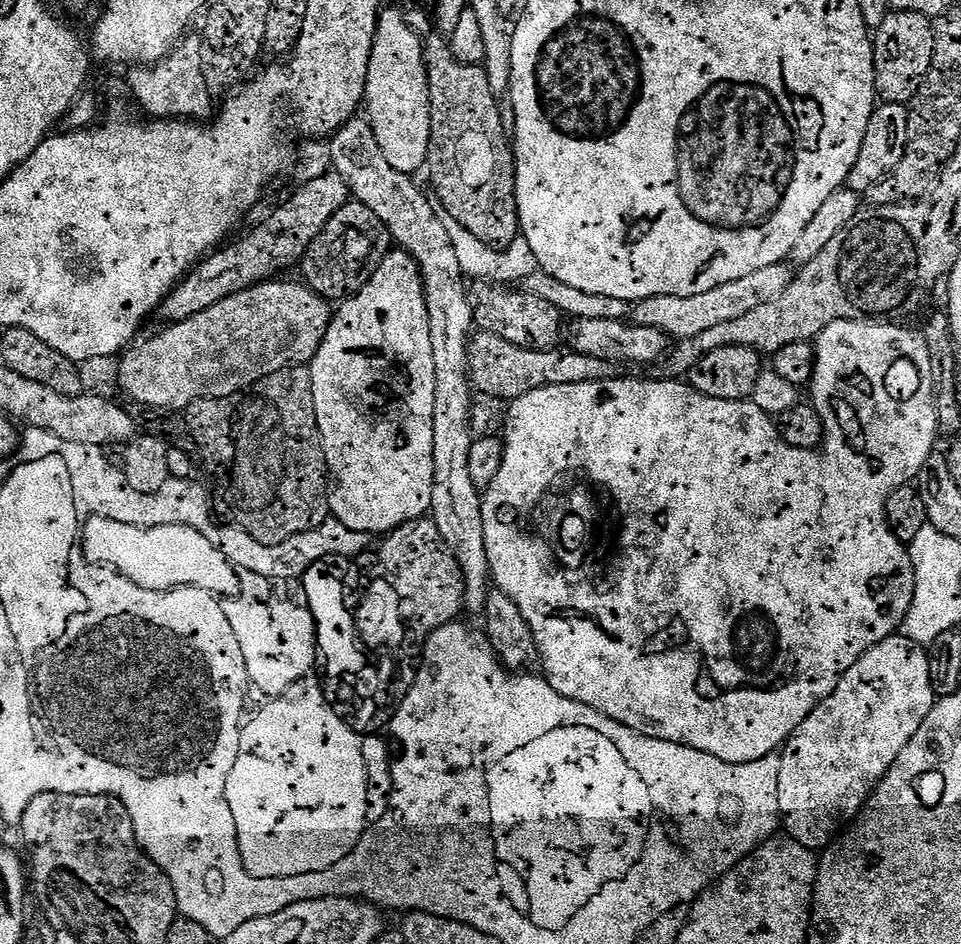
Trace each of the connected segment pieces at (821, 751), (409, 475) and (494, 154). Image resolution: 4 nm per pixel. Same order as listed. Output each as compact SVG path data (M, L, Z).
M893 634L886 637L882 642L875 644L869 652L865 652L864 655L860 656L858 662L854 662L854 666L850 666L850 670L846 670L844 675L836 681L836 689L792 731L791 738L784 743L784 747L779 753L778 806L780 807L780 820L782 821L783 831L785 828L785 830L788 831L785 833L787 833L791 839L797 840L803 848L809 850L823 850L829 847L829 845L833 843L834 837L841 831L840 824L845 823L844 825L847 825L849 822L855 821L857 817L859 817L864 805L868 802L869 796L871 796L872 792L875 790L876 785L879 784L880 779L888 773L890 766L894 766L898 754L902 754L902 750L908 745L910 738L914 738L914 734L918 734L922 722L930 714L930 710L936 704L937 699L936 691L930 686L928 653L921 645L915 644L910 638L899 634Z
M403 250L389 251L388 255L376 265L376 271L354 296L349 296L335 309L328 333L324 336L320 349L310 361L310 412L314 417L314 428L322 449L322 460L326 465L326 476L330 481L327 489L328 510L336 521L349 532L387 534L401 528L411 520L425 519L432 511L434 494L434 458L438 455L438 445L434 442L434 346L430 346L430 318L424 297L424 278L416 260Z
M443 35L432 36L424 44L424 64L428 68L428 101L430 102L430 146L428 147L428 162L426 173L432 179L432 188L436 191L435 199L440 199L439 207L443 215L454 218L459 226L464 226L466 230L480 238L482 242L495 246L507 246L513 239L520 236L520 219L516 213L516 158L513 145L510 143L510 136L504 133L506 120L500 117L500 108L496 105L497 95L493 92L488 82L488 75L484 73L483 67L478 64L463 64L458 62L450 54L447 39Z

